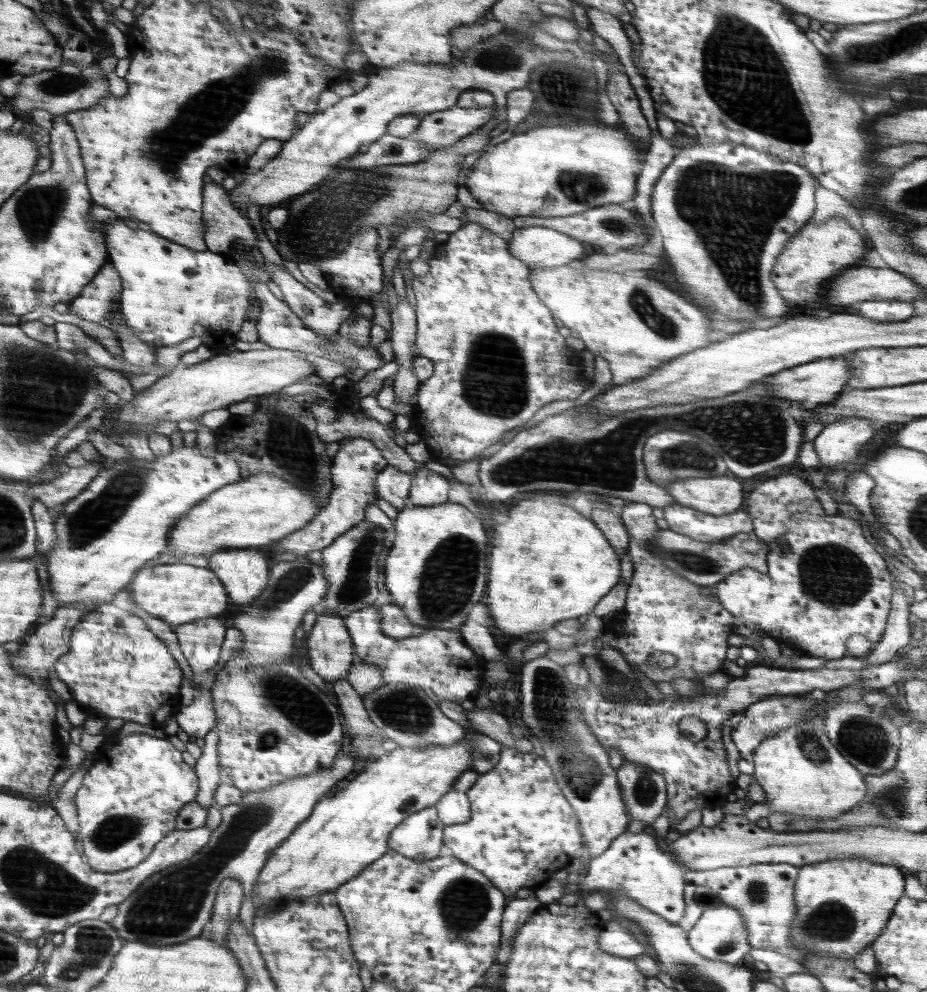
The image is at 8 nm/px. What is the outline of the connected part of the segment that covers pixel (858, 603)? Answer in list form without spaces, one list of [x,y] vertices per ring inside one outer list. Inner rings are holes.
[[[792,474],[760,482],[752,494],[746,494],[744,507],[754,518],[753,534],[768,541],[771,554],[768,555],[768,572],[743,568],[716,585],[723,607],[732,612],[738,622],[756,624],[778,644],[792,644],[806,656],[818,656],[826,660],[844,658],[846,641],[852,634],[862,634],[874,644],[883,638],[893,606],[889,570],[886,570],[882,556],[864,538],[867,531],[862,528],[863,523],[842,512],[827,515],[812,485]],[[780,537],[786,540],[786,547],[780,547],[776,541]]]

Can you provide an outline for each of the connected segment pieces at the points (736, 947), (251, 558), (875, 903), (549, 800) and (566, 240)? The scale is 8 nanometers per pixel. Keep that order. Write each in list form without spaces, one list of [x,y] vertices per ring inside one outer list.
[[[722,903],[718,907],[704,909],[696,924],[687,934],[692,948],[707,960],[718,960],[725,964],[736,965],[736,962],[740,962],[750,952],[750,934],[747,925],[744,924],[744,916],[740,916],[738,908],[732,908],[728,904]]]
[[[224,549],[211,556],[210,565],[240,606],[255,602],[267,590],[268,560],[260,550]]]
[[[830,859],[799,867],[798,882],[795,883],[795,901],[798,914],[791,925],[792,943],[802,945],[810,955],[829,955],[839,960],[855,959],[855,956],[871,946],[883,934],[891,920],[895,907],[902,898],[904,874],[893,864],[874,863],[866,859]]]
[[[503,748],[496,767],[479,775],[471,790],[466,793],[471,804],[468,822],[448,825],[443,831],[444,846],[452,850],[454,857],[483,872],[506,896],[516,894],[524,886],[547,883],[550,876],[556,870],[568,866],[582,848],[579,818],[576,818],[574,808],[570,808],[569,800],[562,796],[560,788],[556,786],[553,771],[546,764],[546,759],[535,751],[523,754],[515,748]]]
[[[532,226],[517,229],[508,241],[510,251],[531,268],[565,266],[584,258],[584,244],[567,233]]]

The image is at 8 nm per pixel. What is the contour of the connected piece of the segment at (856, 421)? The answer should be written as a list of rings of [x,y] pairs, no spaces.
[[[848,417],[824,424],[813,440],[819,467],[841,468],[856,460],[868,440],[876,435],[874,430],[874,423],[864,417]]]

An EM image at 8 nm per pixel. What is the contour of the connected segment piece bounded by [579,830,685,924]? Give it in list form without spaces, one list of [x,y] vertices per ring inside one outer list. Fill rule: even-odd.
[[[626,830],[602,855],[589,861],[588,873],[580,882],[579,891],[588,896],[596,888],[604,886],[604,890],[624,892],[626,896],[630,896],[644,908],[664,917],[664,920],[678,924],[684,915],[682,890],[684,890],[685,882],[684,872],[680,870],[680,867],[672,860],[670,854],[660,850],[653,835],[650,836],[645,831],[632,834]]]

